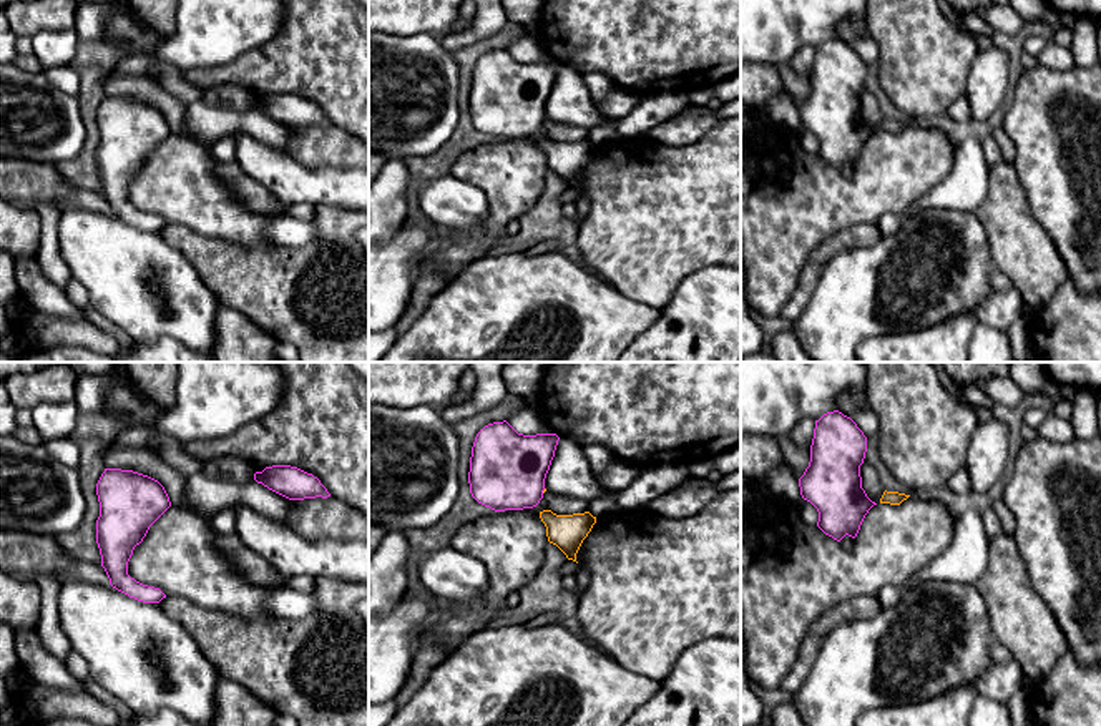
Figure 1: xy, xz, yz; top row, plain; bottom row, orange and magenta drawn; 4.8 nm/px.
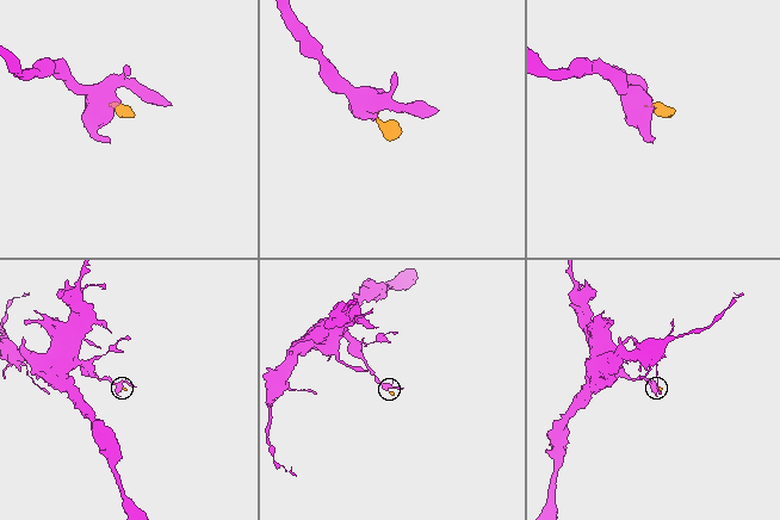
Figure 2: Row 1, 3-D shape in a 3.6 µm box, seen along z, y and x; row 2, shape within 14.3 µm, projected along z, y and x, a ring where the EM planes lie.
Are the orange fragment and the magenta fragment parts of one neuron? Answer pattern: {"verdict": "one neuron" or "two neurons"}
{"verdict": "one neuron"}

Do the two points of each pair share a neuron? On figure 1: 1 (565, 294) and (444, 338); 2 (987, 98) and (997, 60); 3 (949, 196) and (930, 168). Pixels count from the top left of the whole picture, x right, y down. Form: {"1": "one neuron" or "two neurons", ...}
{"1": "one neuron", "2": "one neuron", "3": "two neurons"}

